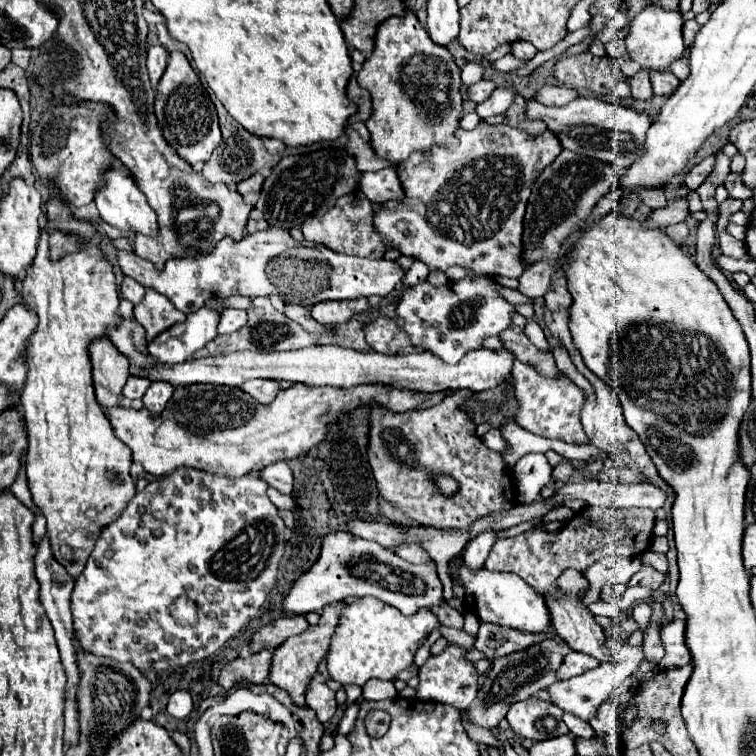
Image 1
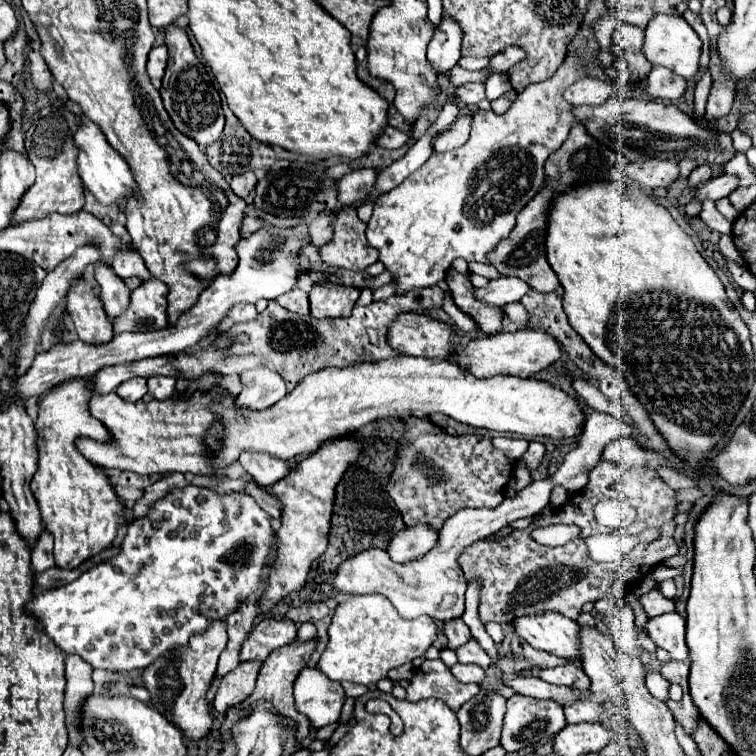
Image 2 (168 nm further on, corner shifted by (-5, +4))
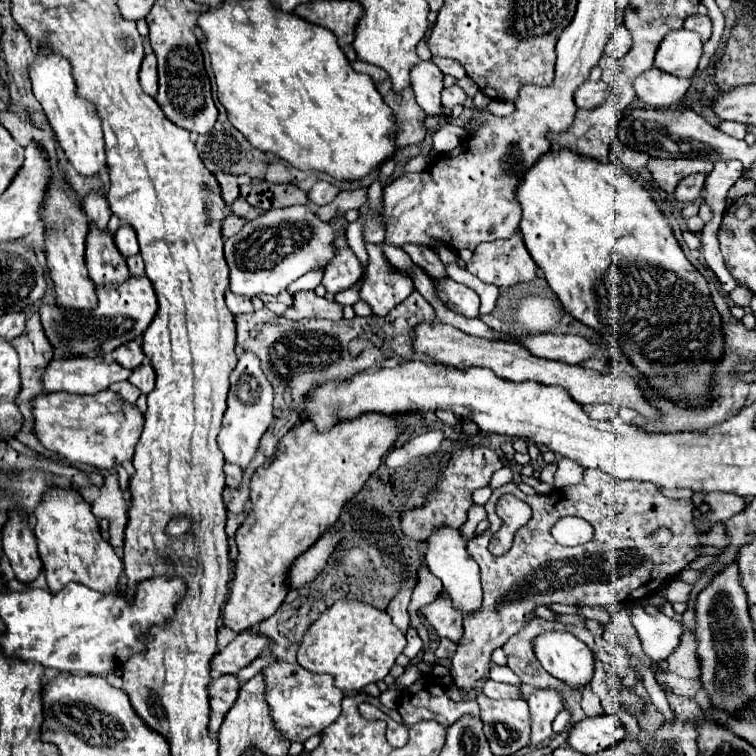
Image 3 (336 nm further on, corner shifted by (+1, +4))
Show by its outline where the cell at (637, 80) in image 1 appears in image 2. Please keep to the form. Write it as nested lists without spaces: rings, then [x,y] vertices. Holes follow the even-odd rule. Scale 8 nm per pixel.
[[[620,24],[612,36],[612,54],[628,64],[632,78],[636,80],[646,80],[648,72],[652,70],[646,56],[642,56],[642,40],[644,30],[630,24]]]

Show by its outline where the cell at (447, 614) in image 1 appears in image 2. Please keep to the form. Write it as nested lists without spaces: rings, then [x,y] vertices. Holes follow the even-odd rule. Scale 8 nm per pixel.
[[[456,618],[452,622],[446,622],[444,624],[444,634],[448,638],[448,648],[450,650],[458,650],[462,644],[466,644],[472,638],[472,634],[470,634],[470,630],[464,624],[462,618]]]

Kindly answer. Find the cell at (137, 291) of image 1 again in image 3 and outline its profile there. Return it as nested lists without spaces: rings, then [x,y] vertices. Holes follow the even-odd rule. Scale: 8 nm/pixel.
[[[126,224],[120,226],[118,232],[114,234],[114,242],[116,242],[116,248],[120,250],[120,254],[124,258],[138,254],[138,240],[136,240],[136,234],[130,226],[126,226]]]

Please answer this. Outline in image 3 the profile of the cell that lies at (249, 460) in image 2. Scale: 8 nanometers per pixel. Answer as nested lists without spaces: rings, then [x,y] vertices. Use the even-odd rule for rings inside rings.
[[[250,352],[240,354],[238,364],[230,376],[230,384],[232,384],[232,392],[228,394],[228,410],[222,420],[218,444],[220,444],[220,450],[224,452],[226,462],[238,464],[242,470],[246,470],[258,452],[260,438],[264,436],[264,432],[272,422],[274,392],[272,392],[272,384],[268,382],[266,374],[260,368],[260,360]]]

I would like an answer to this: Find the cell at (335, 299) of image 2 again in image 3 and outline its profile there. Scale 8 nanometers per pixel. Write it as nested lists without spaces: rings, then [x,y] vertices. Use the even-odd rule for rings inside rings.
[[[314,290],[308,292],[296,292],[294,294],[294,304],[284,312],[284,318],[290,320],[300,320],[300,318],[326,318],[338,322],[342,318],[342,304],[334,300],[326,300],[318,296]]]

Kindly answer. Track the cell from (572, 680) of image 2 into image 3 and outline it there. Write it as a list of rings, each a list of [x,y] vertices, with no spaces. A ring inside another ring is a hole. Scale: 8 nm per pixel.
[[[534,688],[528,696],[532,708],[532,744],[540,744],[552,736],[552,722],[560,710],[564,710],[564,698],[558,690]]]

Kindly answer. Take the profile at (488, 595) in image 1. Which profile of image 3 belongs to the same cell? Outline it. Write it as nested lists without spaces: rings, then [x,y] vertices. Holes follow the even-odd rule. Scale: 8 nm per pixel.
[[[542,632],[532,640],[532,648],[538,662],[552,676],[568,682],[574,688],[582,688],[590,682],[594,672],[592,652],[572,632]]]

